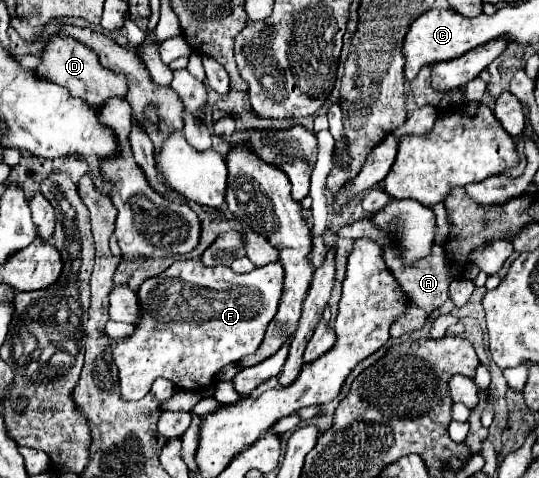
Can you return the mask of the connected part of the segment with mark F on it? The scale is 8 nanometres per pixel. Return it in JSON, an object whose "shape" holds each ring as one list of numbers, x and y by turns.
{"shape":[[199,259,175,261,165,273,149,277,135,291,139,299,139,321,133,325,133,335,125,339,111,341,113,363,119,369,119,387,123,399,143,399,157,377,169,379,179,391,203,391,207,389,217,373,229,365,237,363,241,357,255,353,269,321,277,311,277,303,283,289,283,267,279,263,269,263,257,267,251,273,233,273,231,267,205,267]]}

